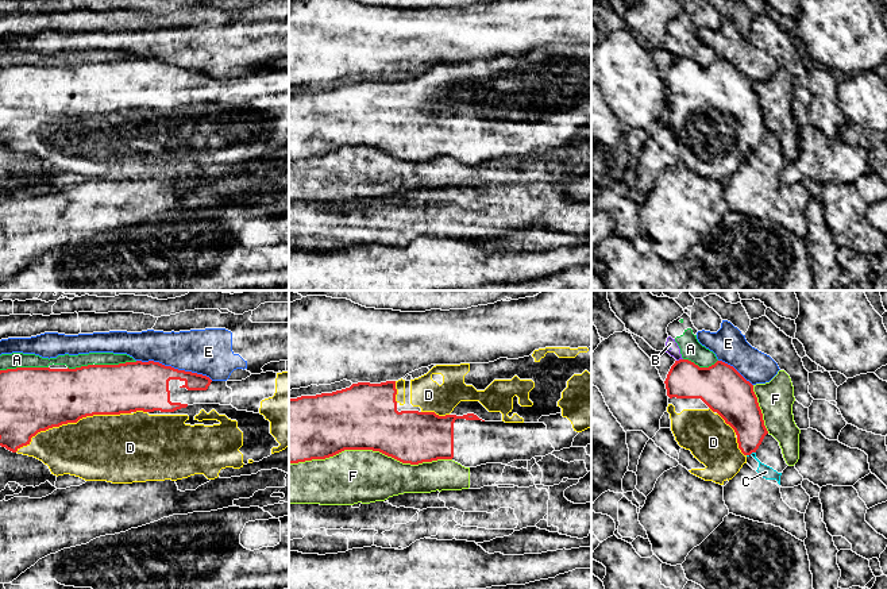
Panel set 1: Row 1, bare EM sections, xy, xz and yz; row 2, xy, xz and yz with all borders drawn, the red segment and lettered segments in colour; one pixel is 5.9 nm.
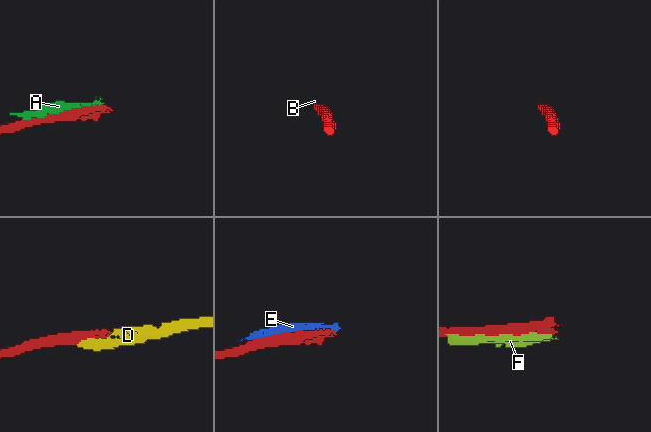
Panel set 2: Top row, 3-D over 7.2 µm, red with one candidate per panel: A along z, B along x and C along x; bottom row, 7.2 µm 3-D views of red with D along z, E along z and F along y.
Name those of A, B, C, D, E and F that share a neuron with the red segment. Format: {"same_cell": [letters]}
{"same_cell": ["D"]}

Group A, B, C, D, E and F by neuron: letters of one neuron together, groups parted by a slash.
A B / C / D / E / F

